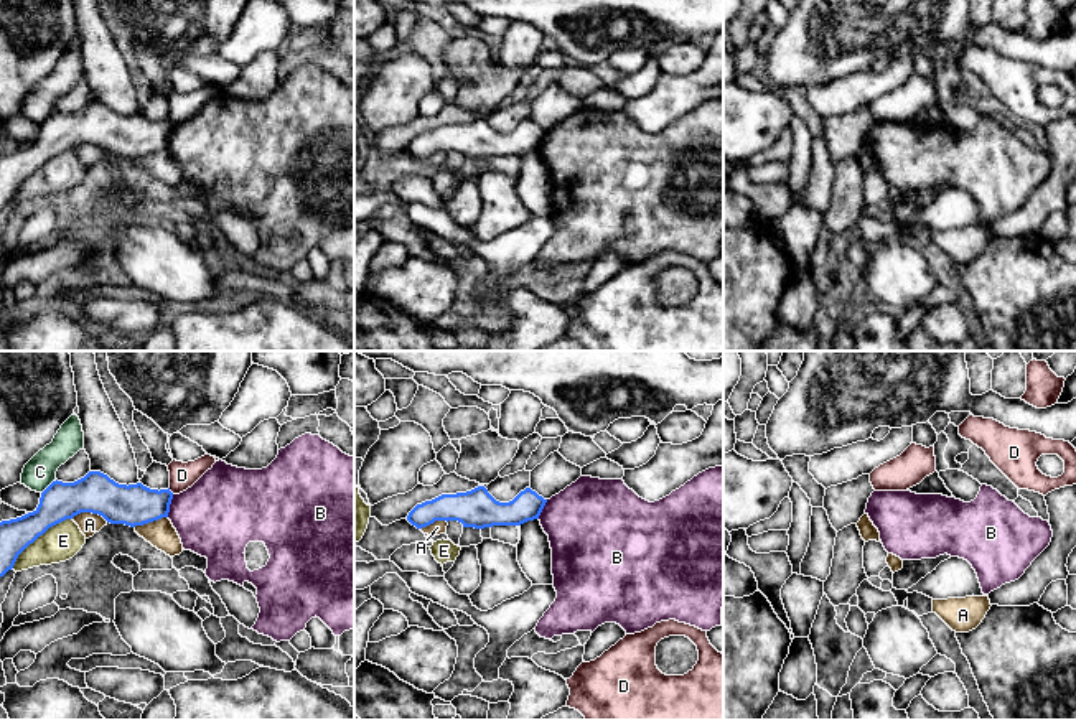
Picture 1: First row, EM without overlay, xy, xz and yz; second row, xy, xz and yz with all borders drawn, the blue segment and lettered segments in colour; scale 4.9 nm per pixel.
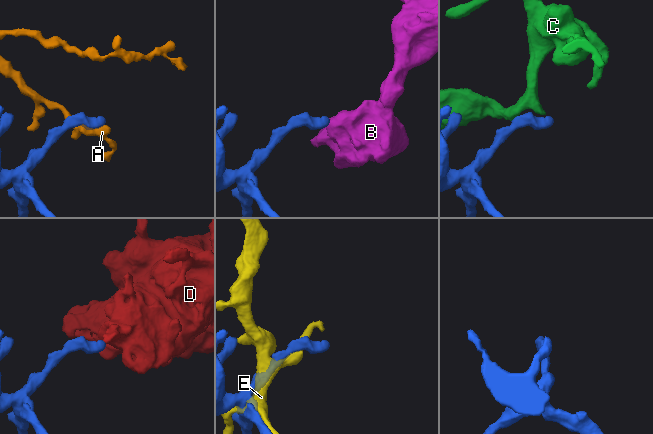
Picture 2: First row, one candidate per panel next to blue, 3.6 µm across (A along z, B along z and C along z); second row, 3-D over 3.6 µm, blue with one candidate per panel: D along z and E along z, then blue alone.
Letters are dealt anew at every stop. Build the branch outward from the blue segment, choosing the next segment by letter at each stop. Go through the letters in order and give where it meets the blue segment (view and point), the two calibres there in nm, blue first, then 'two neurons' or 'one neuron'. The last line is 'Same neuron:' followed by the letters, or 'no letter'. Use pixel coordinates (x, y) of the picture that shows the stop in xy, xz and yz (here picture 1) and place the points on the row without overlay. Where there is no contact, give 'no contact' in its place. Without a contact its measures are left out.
A: xy (89, 142) | 200/100 nm | two neurons
B: xy (168, 137) | 200/400 nm | two neurons
C: xy (48, 117) | 200/160 nm | two neurons
D: xy (170, 122) | 200/130 nm | two neurons
E: xy (38, 167) | 190/180 nm | two neurons
Same neuron: no letter

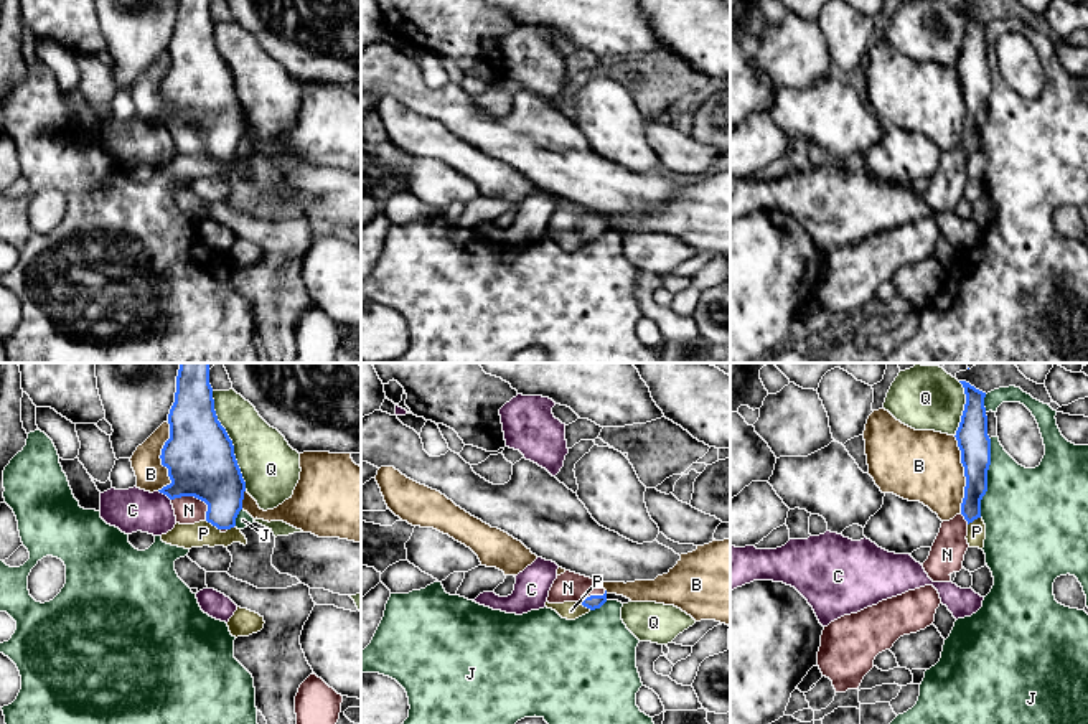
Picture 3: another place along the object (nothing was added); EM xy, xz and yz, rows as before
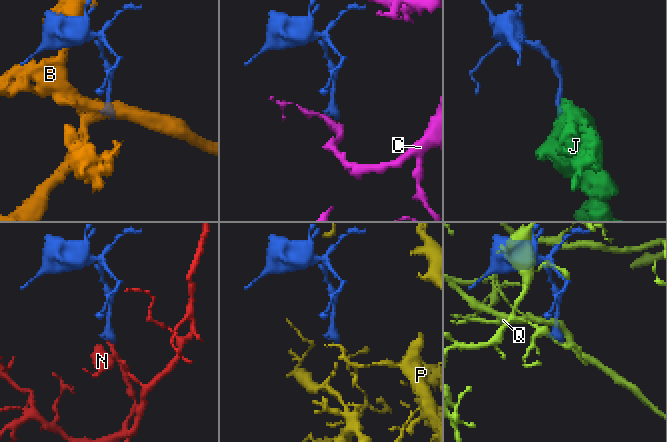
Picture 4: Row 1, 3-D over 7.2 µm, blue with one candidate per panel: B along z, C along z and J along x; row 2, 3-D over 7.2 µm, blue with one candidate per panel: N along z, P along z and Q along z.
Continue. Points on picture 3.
B: yz (965, 104) | 160/360 nm | two neurons
C: xy (165, 124) | 340/220 nm | two neurons
J: yz (986, 109) | 160/420 nm | two neurons
N: xy (196, 127) | 340/140 nm | one neuron
P: xy (213, 155) | 280/120 nm | two neurons
Q: xy (231, 71) | 340/280 nm | two neurons
Same neuron: N

